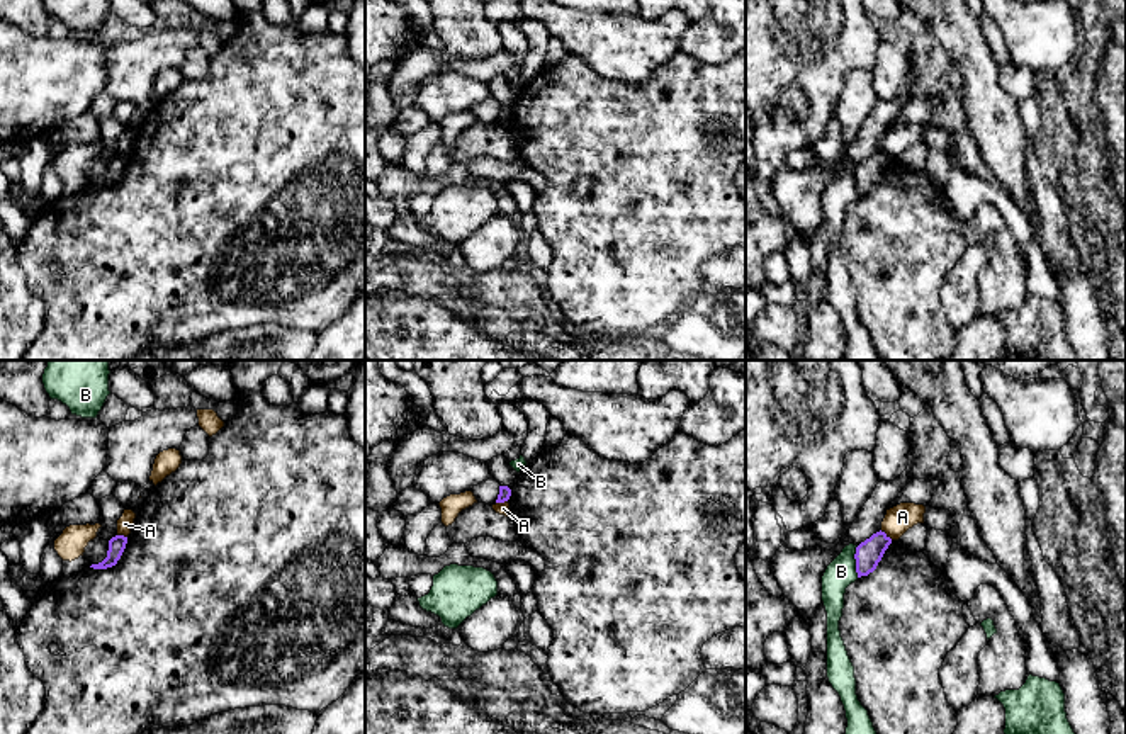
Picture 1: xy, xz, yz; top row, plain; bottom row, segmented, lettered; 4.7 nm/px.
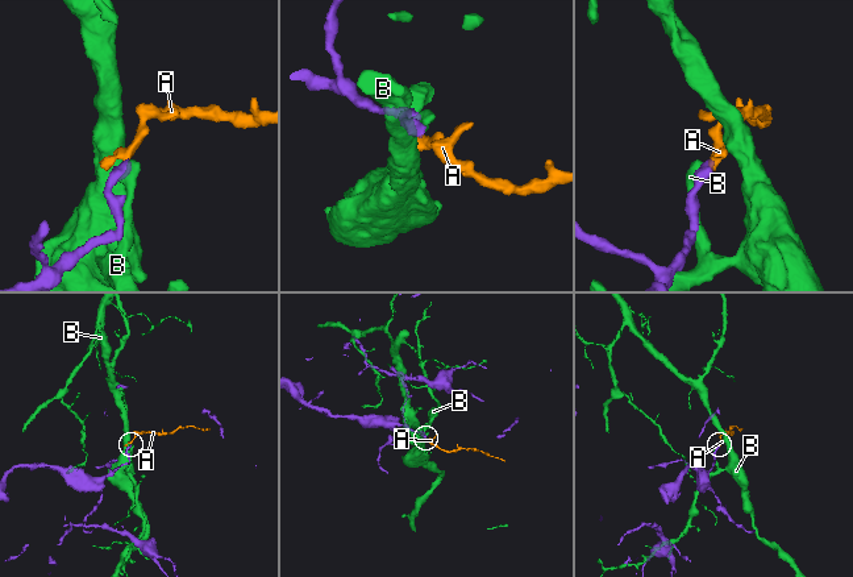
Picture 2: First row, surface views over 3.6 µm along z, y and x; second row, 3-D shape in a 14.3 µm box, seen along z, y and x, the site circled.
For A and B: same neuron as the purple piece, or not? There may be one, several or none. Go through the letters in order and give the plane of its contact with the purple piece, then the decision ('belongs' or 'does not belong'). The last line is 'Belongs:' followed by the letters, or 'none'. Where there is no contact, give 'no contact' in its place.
A: contact in yz; does not belong
B: contact in yz; does not belong
Belongs: none

